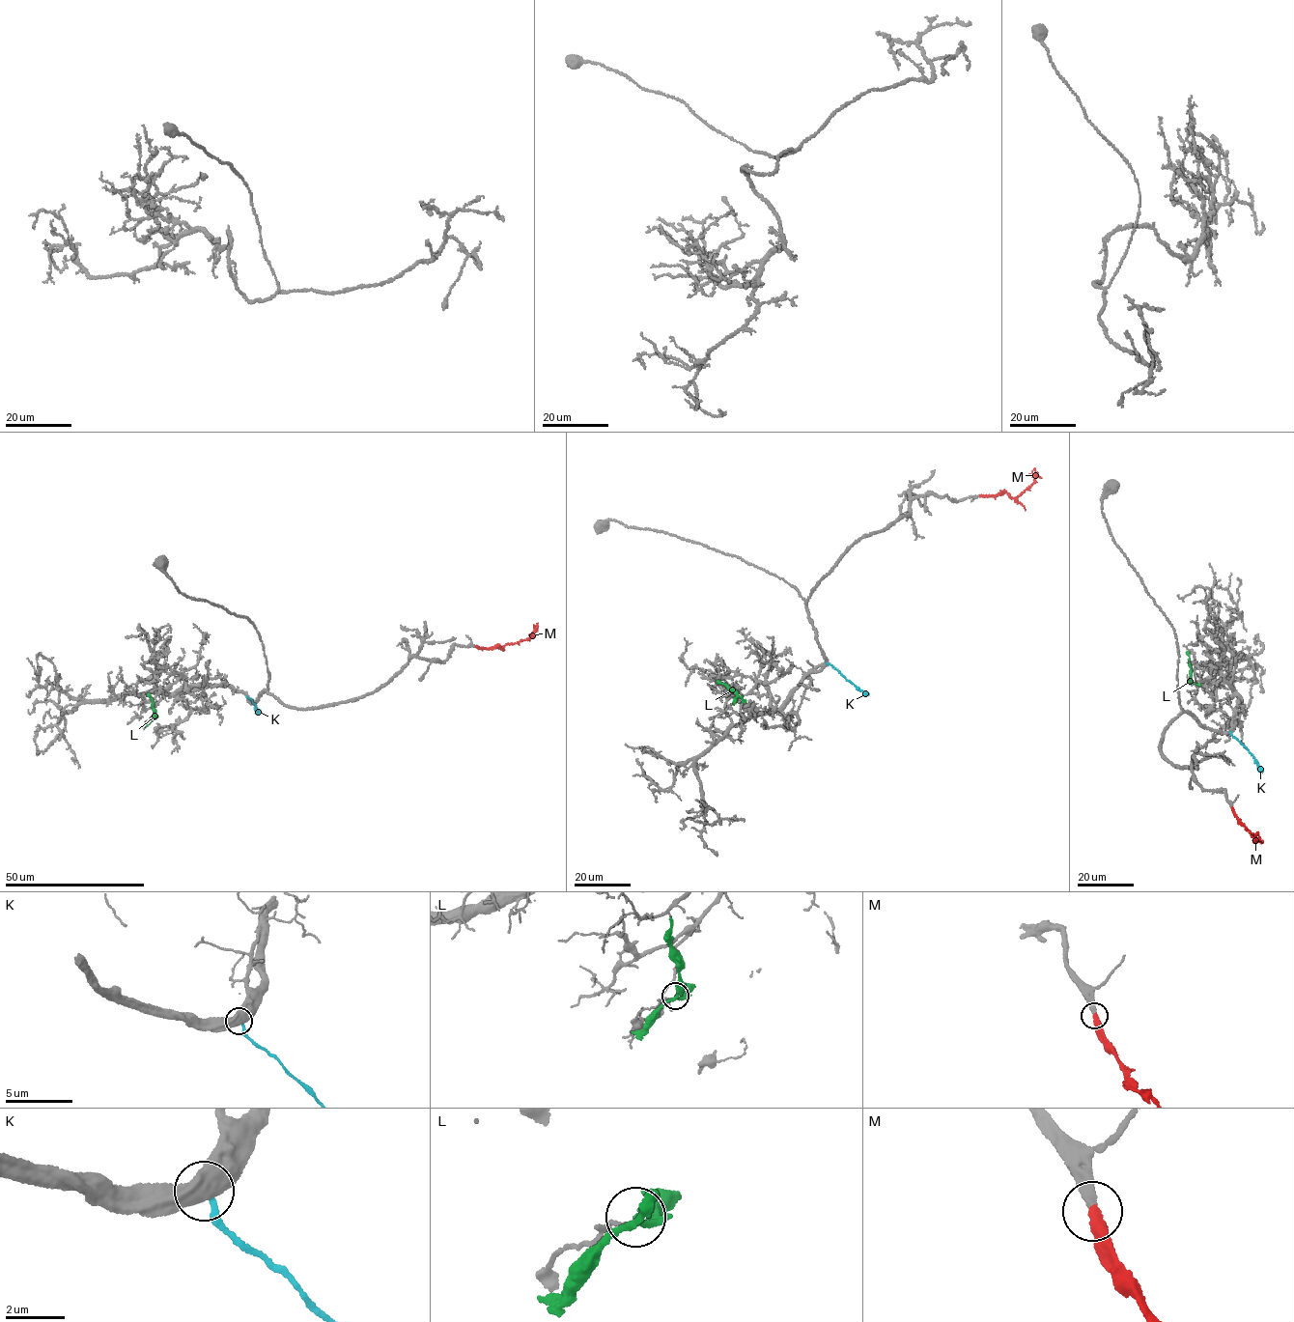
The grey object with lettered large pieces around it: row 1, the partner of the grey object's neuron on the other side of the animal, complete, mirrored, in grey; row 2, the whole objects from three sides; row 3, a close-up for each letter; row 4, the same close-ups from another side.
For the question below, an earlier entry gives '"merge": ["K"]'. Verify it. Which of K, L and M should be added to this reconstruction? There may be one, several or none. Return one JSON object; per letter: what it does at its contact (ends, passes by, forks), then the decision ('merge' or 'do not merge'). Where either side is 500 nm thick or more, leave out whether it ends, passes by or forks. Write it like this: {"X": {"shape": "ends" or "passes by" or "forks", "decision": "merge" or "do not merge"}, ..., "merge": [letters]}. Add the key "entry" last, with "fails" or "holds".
{"K": {"decision": "do not merge"}, "L": {"shape": "ends", "decision": "do not merge"}, "M": {"shape": "ends", "decision": "merge"}, "merge": ["M"], "entry": "fails"}

